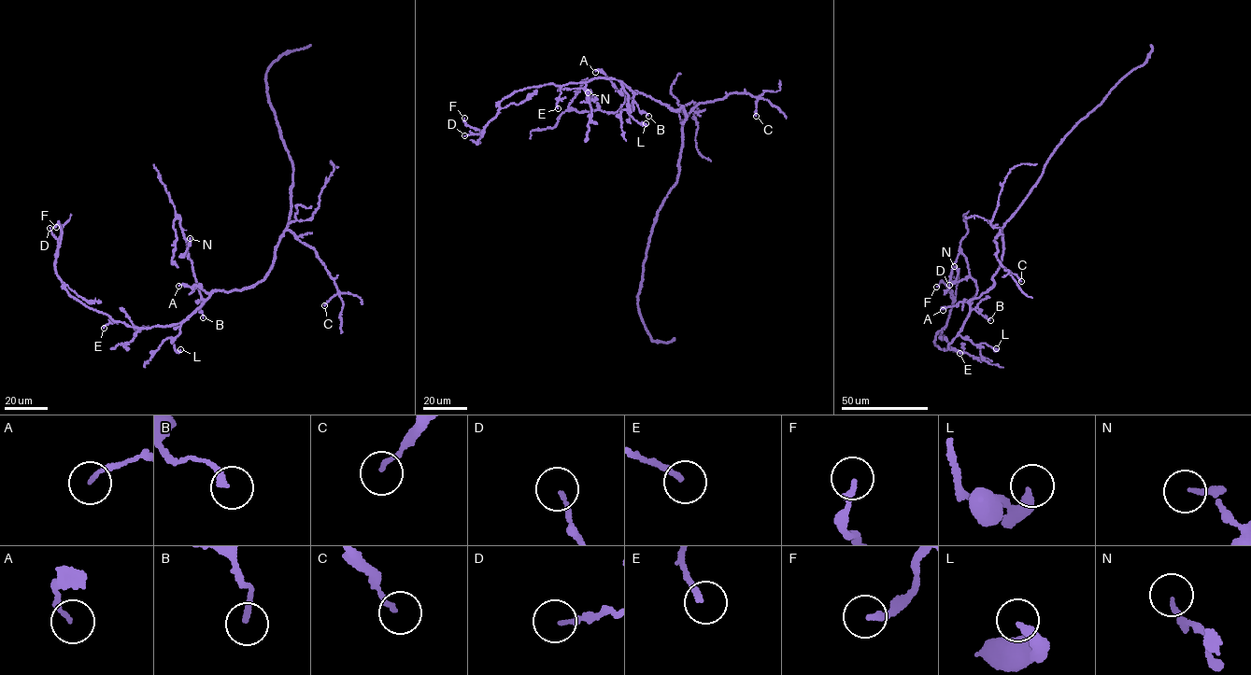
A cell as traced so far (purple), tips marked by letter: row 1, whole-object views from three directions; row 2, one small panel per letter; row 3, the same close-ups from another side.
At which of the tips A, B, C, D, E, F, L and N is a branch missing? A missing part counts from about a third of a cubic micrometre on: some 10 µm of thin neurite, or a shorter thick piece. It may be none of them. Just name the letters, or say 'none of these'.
E

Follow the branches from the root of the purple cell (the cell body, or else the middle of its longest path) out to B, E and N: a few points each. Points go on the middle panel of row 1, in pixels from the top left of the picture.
B: (686, 116), (682, 106), (676, 110), (672, 109), (637, 91), (633, 101), (648, 116)
E: (686, 116), (682, 106), (672, 109), (635, 93), (618, 80), (597, 77), (563, 85), (558, 108)
N: (686, 116), (682, 106), (672, 109), (636, 91), (626, 98), (619, 109), (607, 113), (600, 109), (588, 92)

